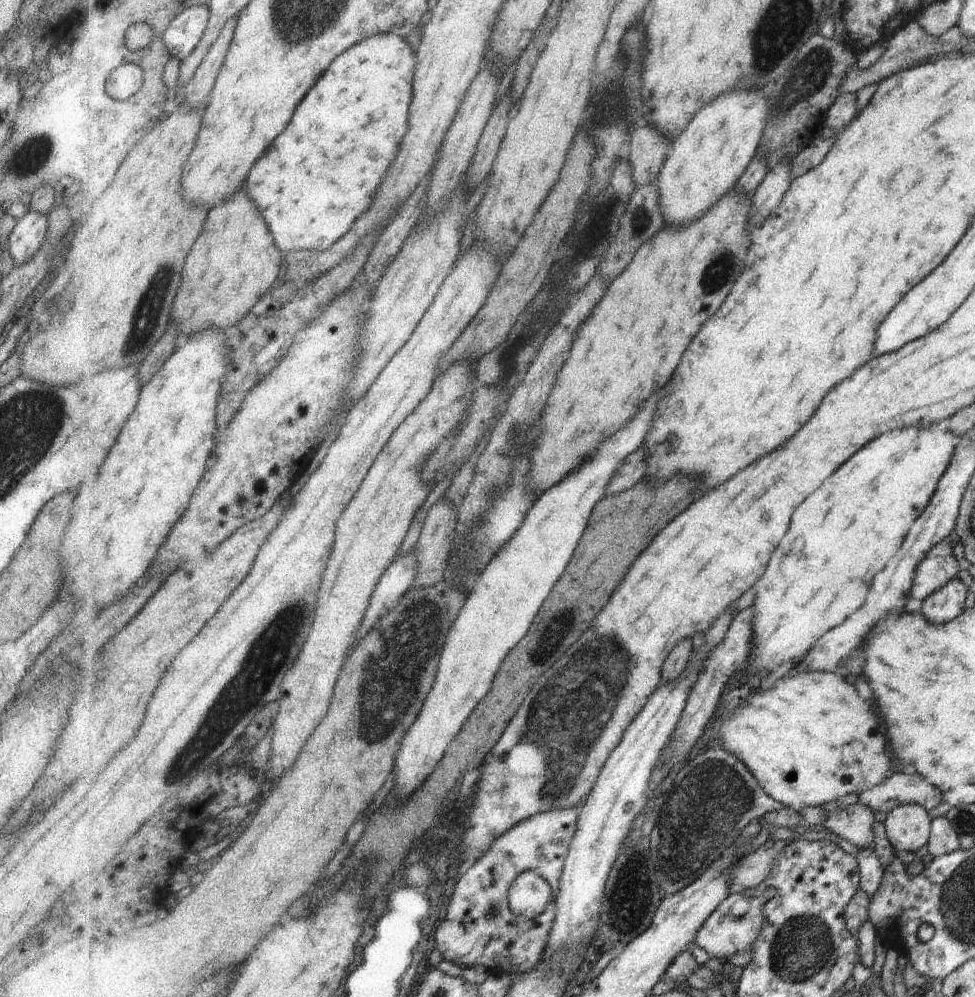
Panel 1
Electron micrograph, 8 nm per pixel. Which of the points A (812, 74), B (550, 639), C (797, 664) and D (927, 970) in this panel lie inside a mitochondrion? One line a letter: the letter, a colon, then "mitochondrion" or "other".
A: mitochondrion
B: mitochondrion
C: other
D: other

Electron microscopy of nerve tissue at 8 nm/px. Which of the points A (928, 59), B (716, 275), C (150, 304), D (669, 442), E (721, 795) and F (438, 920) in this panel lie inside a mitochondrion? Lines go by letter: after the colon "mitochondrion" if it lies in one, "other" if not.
A: other
B: mitochondrion
C: mitochondrion
D: other
E: mitochondrion
F: other

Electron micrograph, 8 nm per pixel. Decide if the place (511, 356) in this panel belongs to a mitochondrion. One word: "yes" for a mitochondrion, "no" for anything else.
yes

